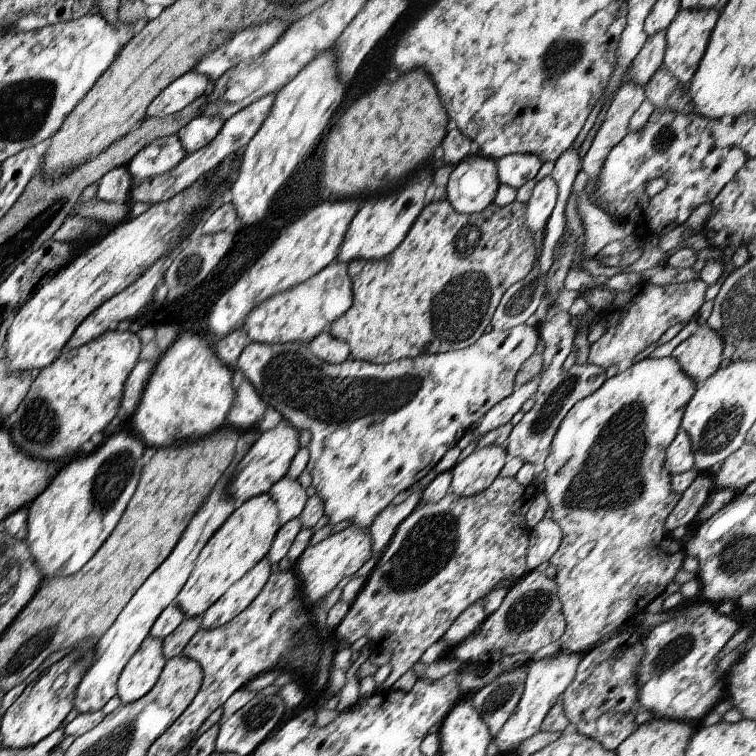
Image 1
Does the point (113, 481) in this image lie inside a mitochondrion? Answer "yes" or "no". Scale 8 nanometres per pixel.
yes

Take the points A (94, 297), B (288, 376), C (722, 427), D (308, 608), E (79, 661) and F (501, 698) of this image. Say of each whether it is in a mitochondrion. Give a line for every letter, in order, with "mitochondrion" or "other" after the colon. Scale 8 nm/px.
A: other
B: mitochondrion
C: mitochondrion
D: other
E: mitochondrion
F: mitochondrion

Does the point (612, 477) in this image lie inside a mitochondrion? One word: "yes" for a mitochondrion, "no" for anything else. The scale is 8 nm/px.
yes

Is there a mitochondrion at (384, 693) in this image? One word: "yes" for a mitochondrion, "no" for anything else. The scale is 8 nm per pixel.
no

